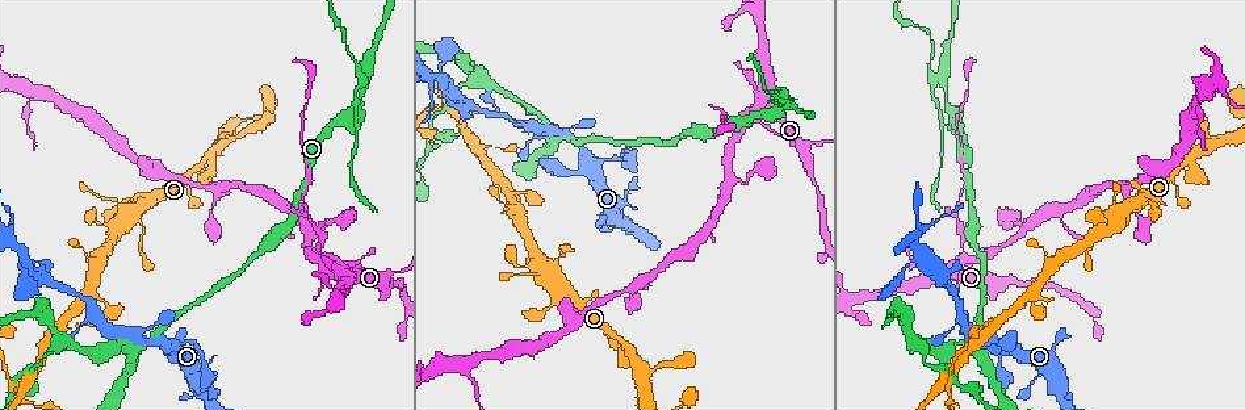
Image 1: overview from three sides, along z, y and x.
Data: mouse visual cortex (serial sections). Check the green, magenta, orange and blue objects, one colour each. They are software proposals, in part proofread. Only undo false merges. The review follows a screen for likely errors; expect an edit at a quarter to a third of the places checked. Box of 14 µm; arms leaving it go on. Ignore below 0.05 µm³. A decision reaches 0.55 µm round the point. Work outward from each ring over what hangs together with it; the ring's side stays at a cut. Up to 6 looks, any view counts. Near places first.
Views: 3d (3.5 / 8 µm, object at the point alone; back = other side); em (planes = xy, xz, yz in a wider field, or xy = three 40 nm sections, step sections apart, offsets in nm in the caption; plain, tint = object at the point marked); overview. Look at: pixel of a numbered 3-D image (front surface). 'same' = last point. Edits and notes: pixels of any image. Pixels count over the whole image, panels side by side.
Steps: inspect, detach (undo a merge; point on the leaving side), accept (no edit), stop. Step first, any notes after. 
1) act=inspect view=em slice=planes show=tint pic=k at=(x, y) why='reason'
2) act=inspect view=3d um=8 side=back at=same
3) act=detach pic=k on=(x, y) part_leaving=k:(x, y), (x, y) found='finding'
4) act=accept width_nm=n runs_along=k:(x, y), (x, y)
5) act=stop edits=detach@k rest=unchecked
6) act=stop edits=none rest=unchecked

act=inspect view=3d um=3.5 pic=1 at=(137, 340) why='abrupt turn'

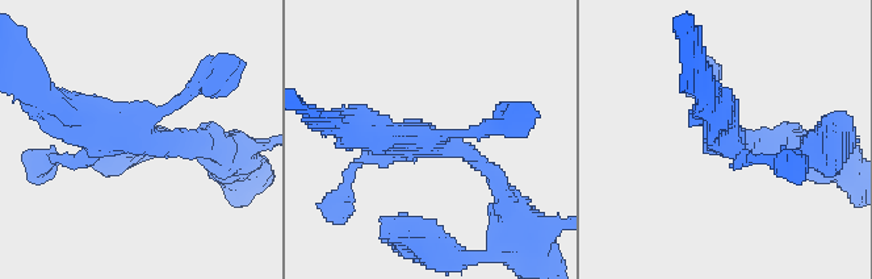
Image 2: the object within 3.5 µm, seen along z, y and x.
act=inspect view=em slice=xy step=5 show=tint pic=2 at=(438, 146) arms=4 arm_widths_nm=150,200,200,400

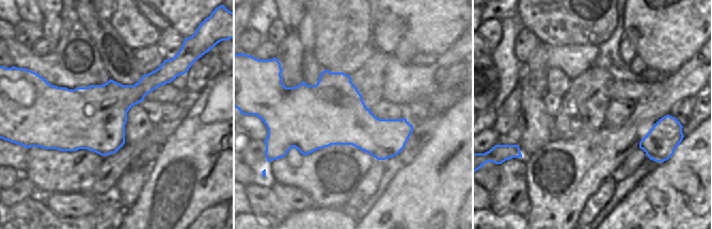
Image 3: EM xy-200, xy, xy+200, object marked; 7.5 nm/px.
act=inspect view=em slice=xy step=3 show=tint at=same why='cut it another way'

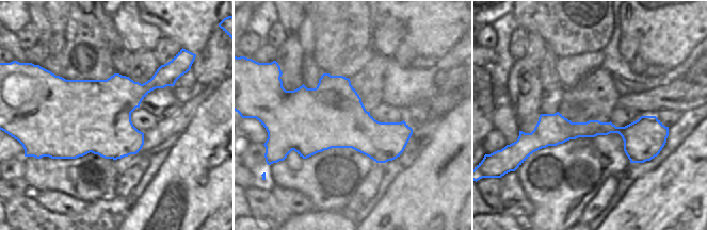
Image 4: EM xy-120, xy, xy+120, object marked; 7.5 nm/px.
act=accept runs_along=4:(660, 130), (550, 130), (526, 138) found='continuous, no second cell'

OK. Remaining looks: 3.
act=inspect view=3d um=3.5 pic=1 at=(464, 82) why='calibre changes'

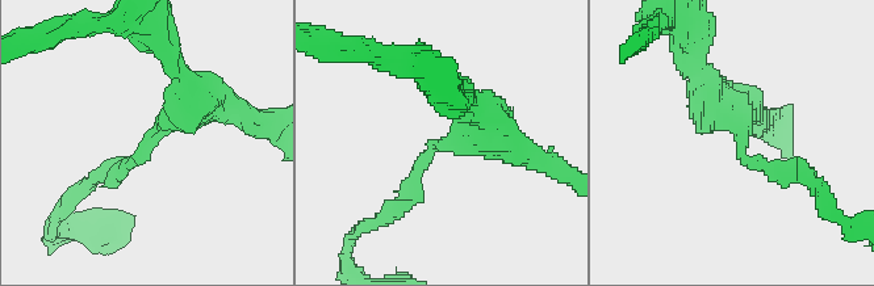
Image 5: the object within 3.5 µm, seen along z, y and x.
act=inspect view=em slice=xy step=1 show=tint pic=5 at=(739, 151) arm_widths_nm=200,350

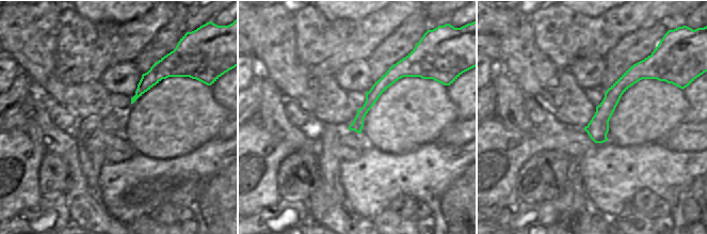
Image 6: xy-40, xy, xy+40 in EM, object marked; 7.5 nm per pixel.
act=accept runs_along=5:(213, 104), (100, 172) found='one cell here'

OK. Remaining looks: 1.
act=stop edits=none rest=unchecked

